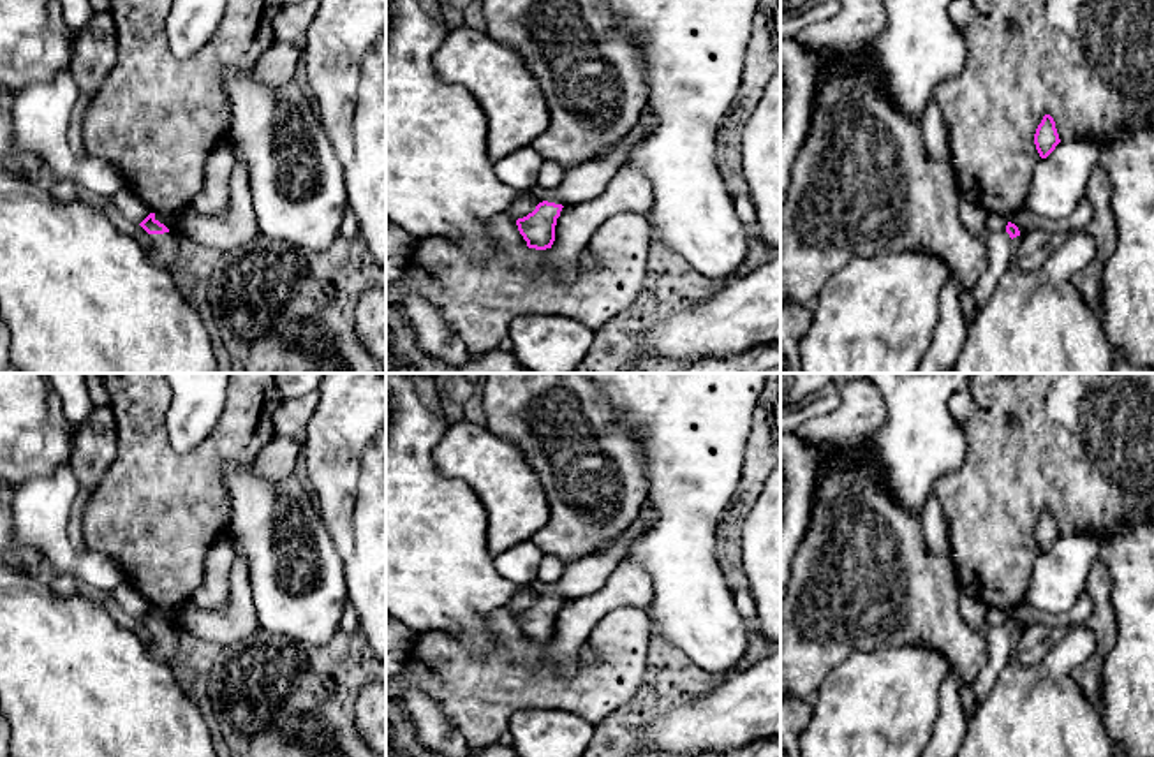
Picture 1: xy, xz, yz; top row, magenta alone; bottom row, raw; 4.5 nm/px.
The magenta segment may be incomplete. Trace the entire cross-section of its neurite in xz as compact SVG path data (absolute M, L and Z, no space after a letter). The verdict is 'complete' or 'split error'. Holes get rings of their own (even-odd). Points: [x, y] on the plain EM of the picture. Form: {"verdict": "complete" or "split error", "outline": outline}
{"verdict": "complete", "outline": "M543 595L532 607L516 614L518 625L529 643L546 644L555 636L555 620L560 611L562 599Z"}

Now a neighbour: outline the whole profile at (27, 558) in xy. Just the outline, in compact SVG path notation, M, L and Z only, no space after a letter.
M0 481L0 555L12 553L16 558L9 562L32 576L44 577L41 553L14 537L12 500L14 488Z

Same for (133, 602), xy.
M123 581L107 595L115 599L122 606L122 609L134 618L141 618L152 607L148 600L129 581Z

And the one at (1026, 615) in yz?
M1084 593L1078 597L1076 604L1064 614L1048 614L1024 602L1022 606L1008 611L1008 616L1018 621L1020 630L1032 625L1061 627L1068 630L1076 625L1085 625L1089 611L1091 600L1089 595Z

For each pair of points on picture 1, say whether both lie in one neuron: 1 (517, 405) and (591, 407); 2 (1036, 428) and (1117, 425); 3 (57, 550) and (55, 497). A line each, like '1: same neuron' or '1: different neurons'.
1: same neuron
2: same neuron
3: same neuron

